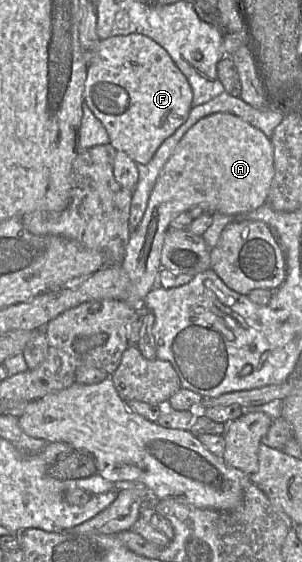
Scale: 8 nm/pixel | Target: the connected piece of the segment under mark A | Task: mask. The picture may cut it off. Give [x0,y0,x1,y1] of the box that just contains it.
[121,113,273,307]

